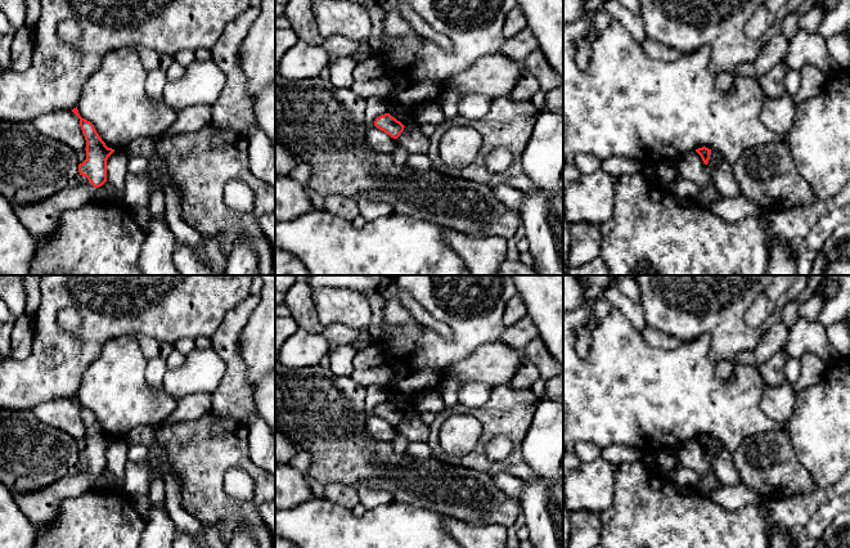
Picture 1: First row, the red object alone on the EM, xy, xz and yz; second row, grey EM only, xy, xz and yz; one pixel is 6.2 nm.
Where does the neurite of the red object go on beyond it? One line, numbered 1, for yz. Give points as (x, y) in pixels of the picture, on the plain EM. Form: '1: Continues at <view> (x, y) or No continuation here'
1: No continuation here

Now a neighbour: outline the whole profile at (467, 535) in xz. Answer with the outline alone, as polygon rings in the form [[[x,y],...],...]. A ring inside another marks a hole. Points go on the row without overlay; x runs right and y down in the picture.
[[[441,516],[445,531],[462,548],[505,548],[507,526],[504,525],[469,525],[449,516]]]

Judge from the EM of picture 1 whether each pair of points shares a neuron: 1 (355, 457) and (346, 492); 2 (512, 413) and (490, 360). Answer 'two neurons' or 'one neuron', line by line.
1: two neurons
2: two neurons

